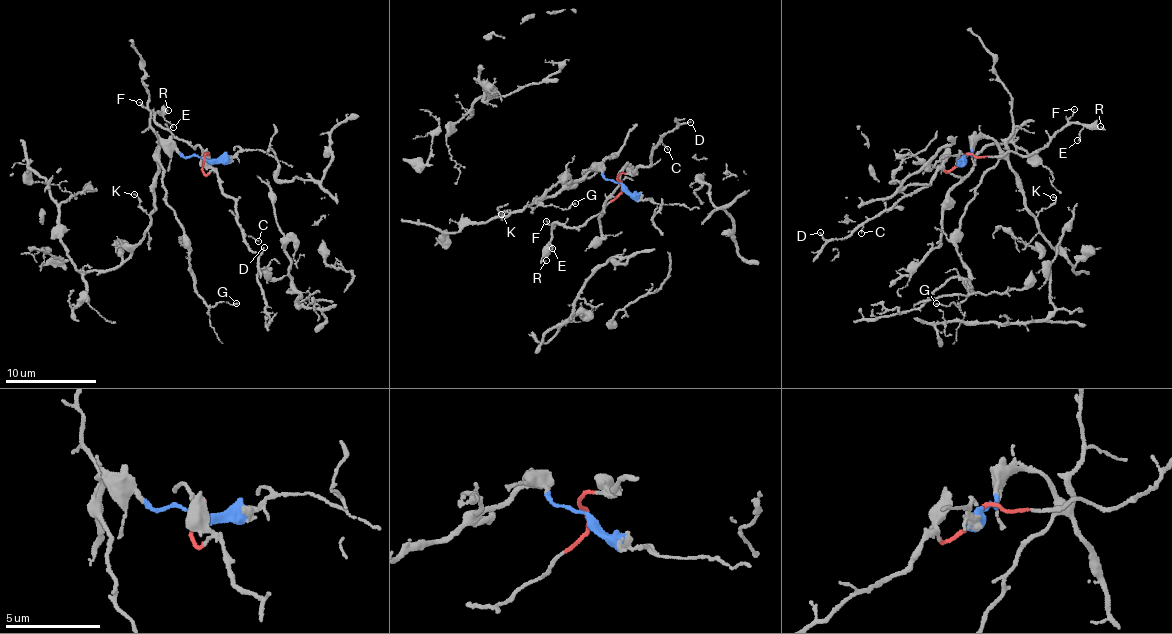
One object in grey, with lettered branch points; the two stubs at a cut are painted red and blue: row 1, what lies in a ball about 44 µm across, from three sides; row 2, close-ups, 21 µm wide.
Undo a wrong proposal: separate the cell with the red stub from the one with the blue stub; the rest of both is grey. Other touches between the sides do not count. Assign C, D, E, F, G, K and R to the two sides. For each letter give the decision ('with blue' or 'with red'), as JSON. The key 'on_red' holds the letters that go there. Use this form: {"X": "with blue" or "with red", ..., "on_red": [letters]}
{"C": "with red", "D": "with red", "E": "with red", "F": "with red", "G": "with blue", "K": "with blue", "R": "with red", "on_red": ["C", "D", "E", "F", "R"]}

